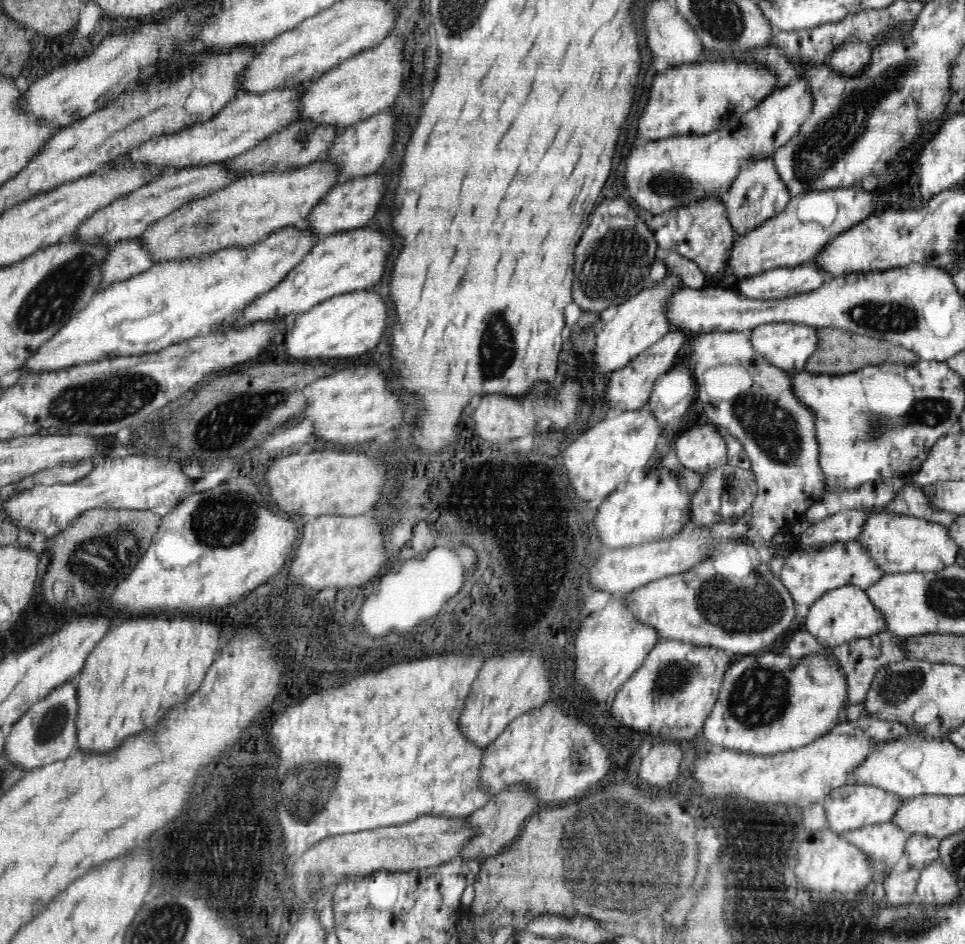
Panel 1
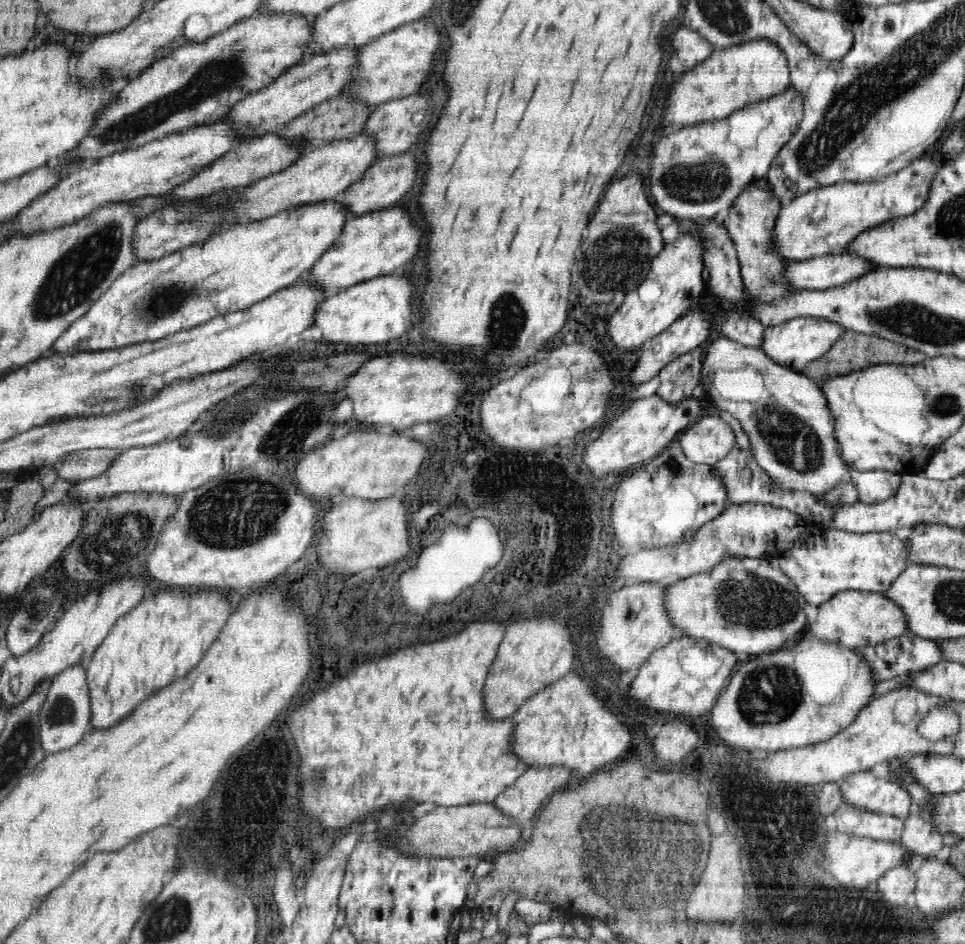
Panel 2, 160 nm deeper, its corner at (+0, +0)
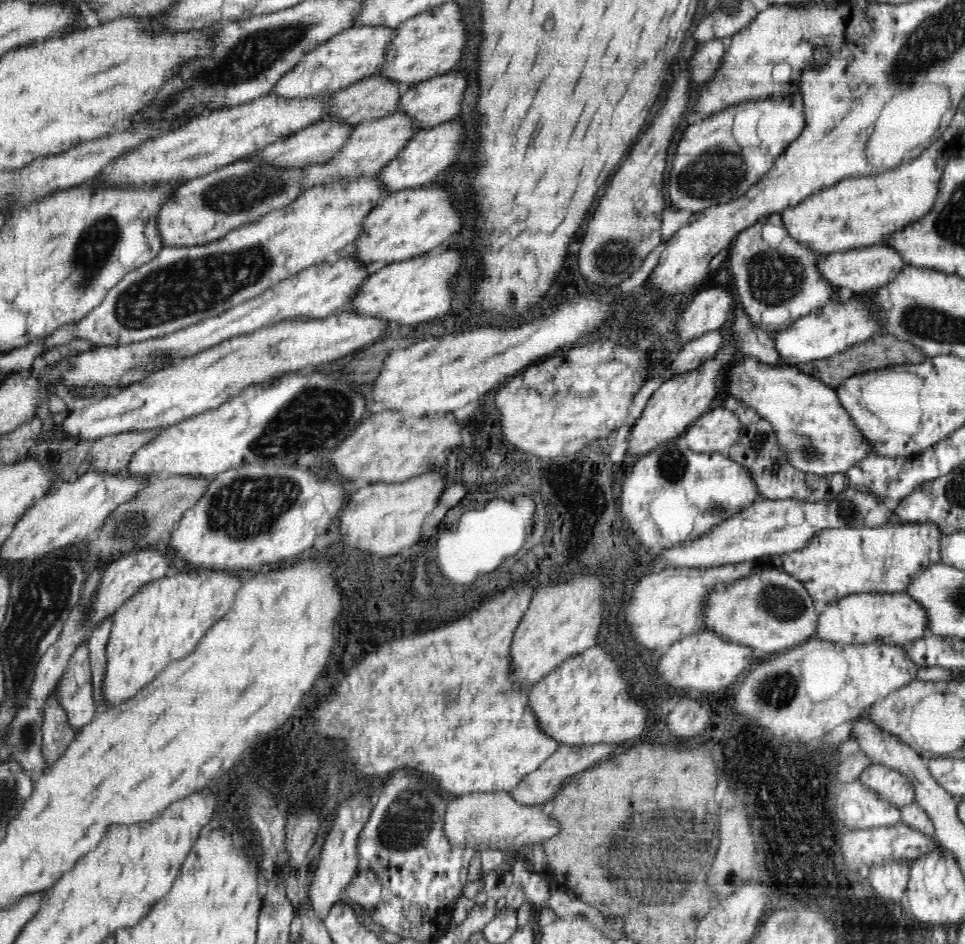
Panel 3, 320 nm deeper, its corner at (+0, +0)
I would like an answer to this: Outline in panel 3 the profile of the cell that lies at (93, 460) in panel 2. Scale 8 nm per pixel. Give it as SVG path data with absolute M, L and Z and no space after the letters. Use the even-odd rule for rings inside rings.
M161 431L120 433L99 438L90 448L90 468L106 473L121 470L143 443L150 442Z

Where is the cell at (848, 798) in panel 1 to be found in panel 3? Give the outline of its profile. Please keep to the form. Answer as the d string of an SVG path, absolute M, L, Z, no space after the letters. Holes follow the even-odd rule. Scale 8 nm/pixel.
M871 764L862 770L857 780L874 792L875 796L882 797L888 805L901 809L906 804L915 802L914 787L909 784L907 777L884 765Z

